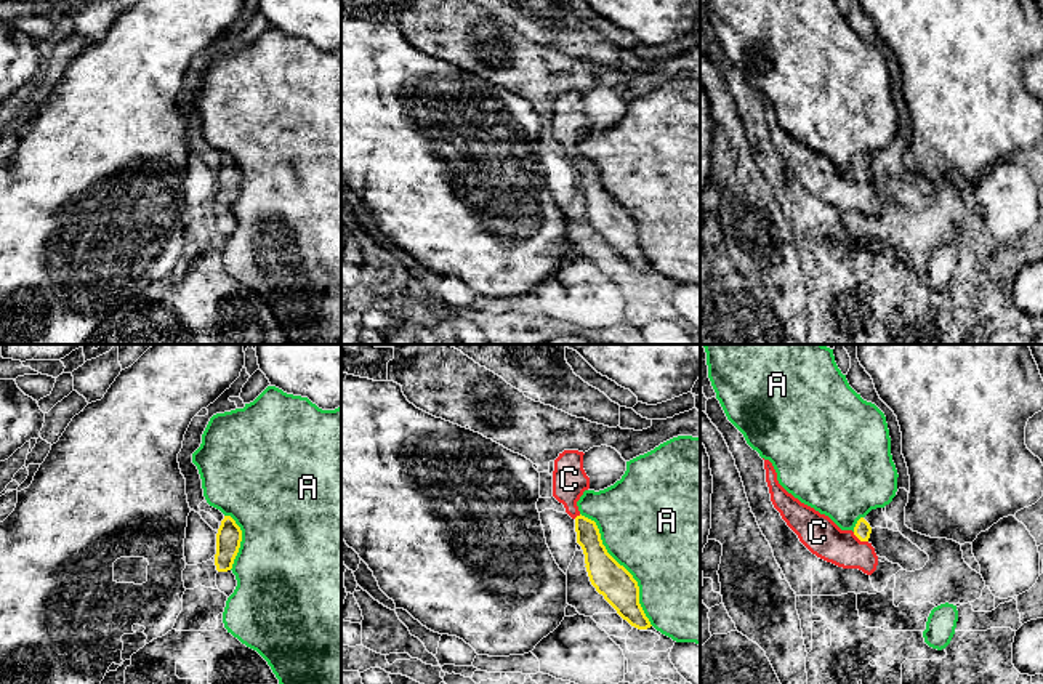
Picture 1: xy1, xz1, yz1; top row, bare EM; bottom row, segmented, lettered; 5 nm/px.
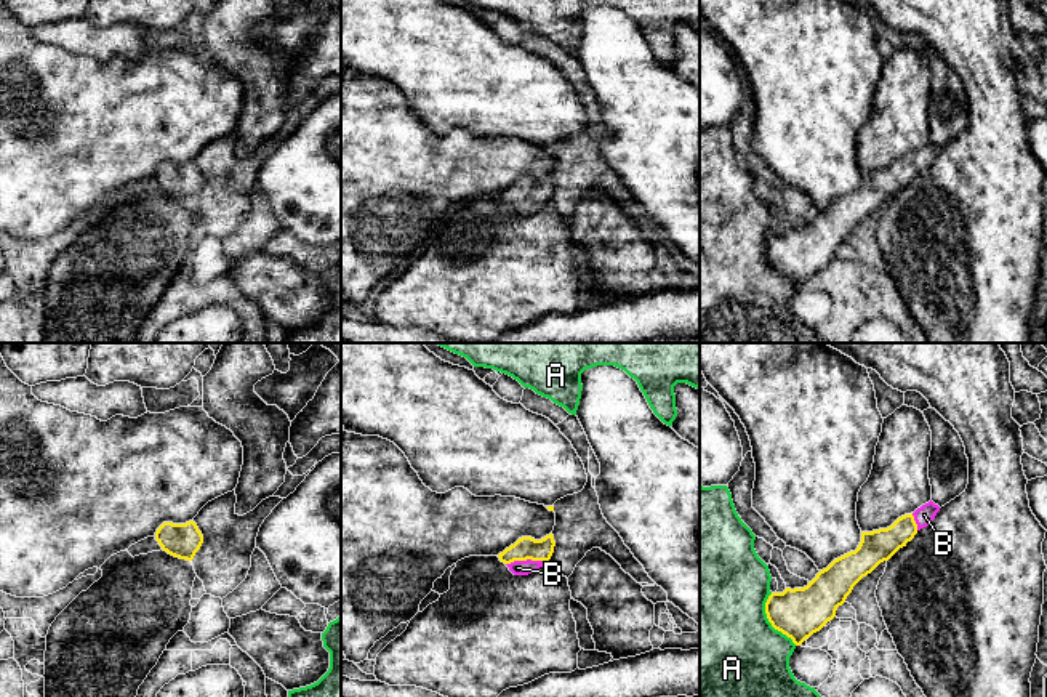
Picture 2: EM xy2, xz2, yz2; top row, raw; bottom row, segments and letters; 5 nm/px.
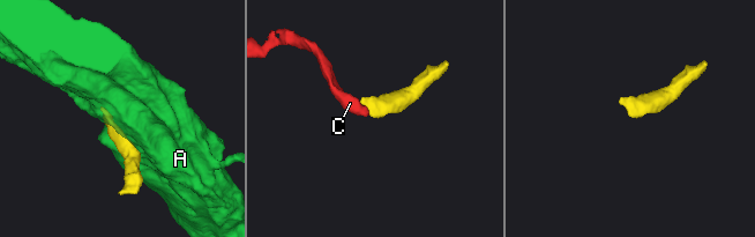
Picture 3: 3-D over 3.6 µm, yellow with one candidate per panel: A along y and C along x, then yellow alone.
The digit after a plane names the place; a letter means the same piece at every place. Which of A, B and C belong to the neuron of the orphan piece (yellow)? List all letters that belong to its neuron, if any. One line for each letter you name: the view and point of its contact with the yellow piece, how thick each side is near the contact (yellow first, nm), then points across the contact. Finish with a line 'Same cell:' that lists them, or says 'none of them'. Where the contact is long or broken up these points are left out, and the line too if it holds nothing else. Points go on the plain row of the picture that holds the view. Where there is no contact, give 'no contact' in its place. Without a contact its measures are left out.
B: xz2 (525, 201) | 110/80 nm | across xz2 (524, 189), (525, 201), (517, 209)
C: yz1 (861, 181) | 90/190 nm | across yz1 (862, 170), (861, 181), (825, 181), (817, 173)
Same cell: B, C

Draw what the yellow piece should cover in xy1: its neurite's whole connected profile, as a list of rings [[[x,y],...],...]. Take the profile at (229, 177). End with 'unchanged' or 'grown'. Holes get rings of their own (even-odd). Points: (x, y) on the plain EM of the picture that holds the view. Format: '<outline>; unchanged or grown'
[[[224,157],[216,175],[215,207],[218,213],[232,210],[242,183],[242,171],[231,157]]]; unchanged

